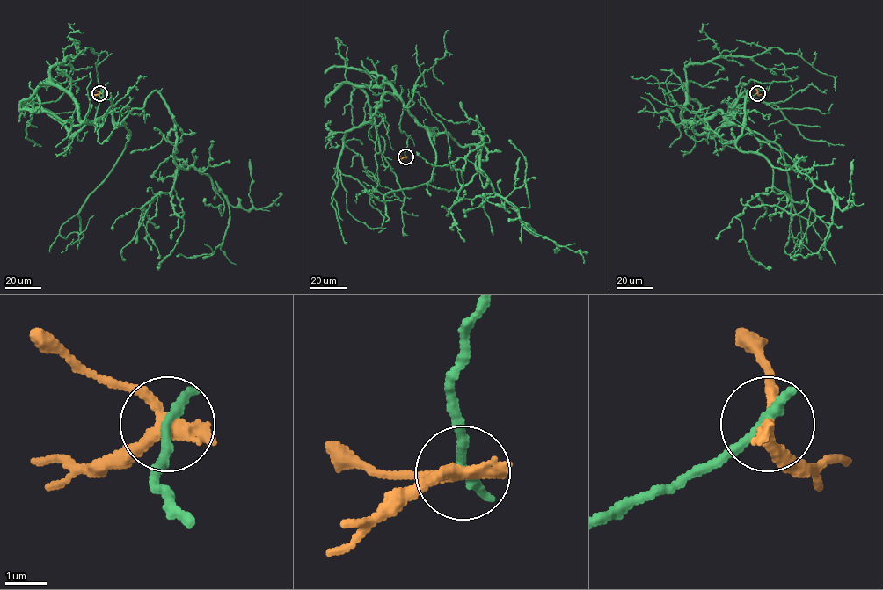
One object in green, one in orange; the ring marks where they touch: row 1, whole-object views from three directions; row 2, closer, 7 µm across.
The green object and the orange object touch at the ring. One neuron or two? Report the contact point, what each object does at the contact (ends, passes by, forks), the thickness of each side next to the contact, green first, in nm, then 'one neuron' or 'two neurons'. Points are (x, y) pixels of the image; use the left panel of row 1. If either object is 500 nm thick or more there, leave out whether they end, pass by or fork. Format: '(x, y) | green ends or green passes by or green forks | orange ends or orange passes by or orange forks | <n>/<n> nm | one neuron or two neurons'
(99, 93) | green ends | orange passes by | 280/340 nm | two neurons

